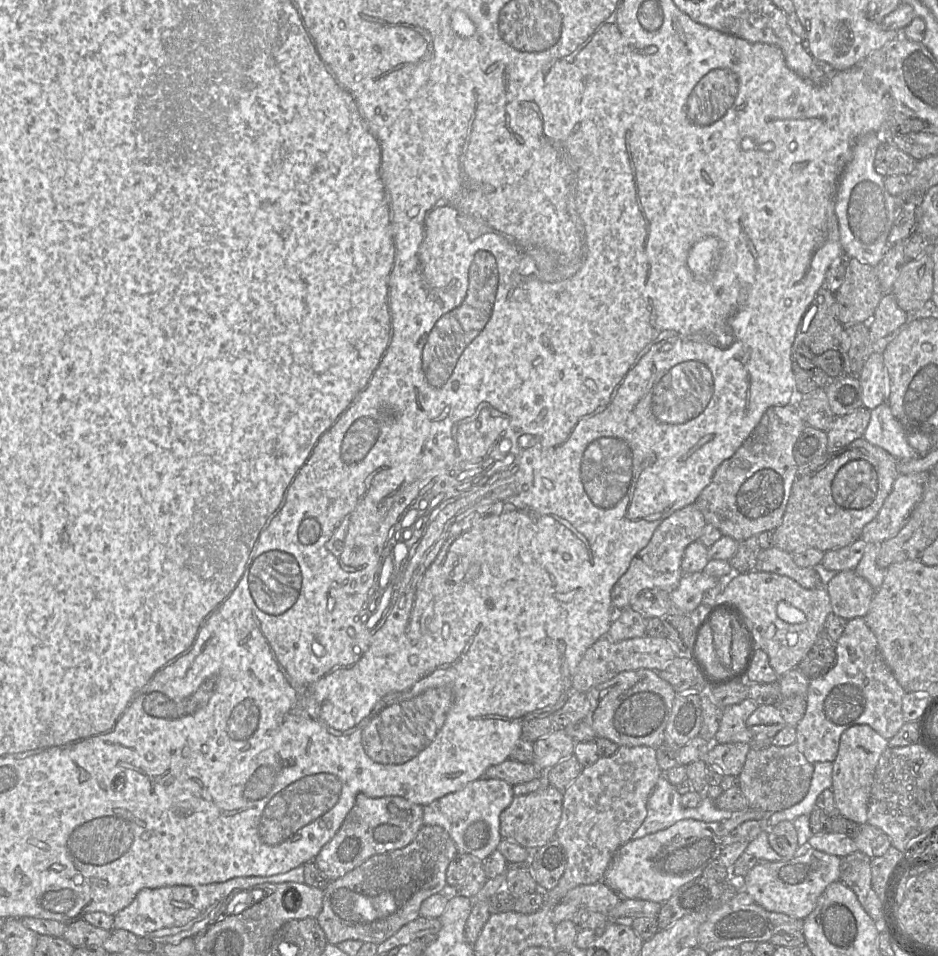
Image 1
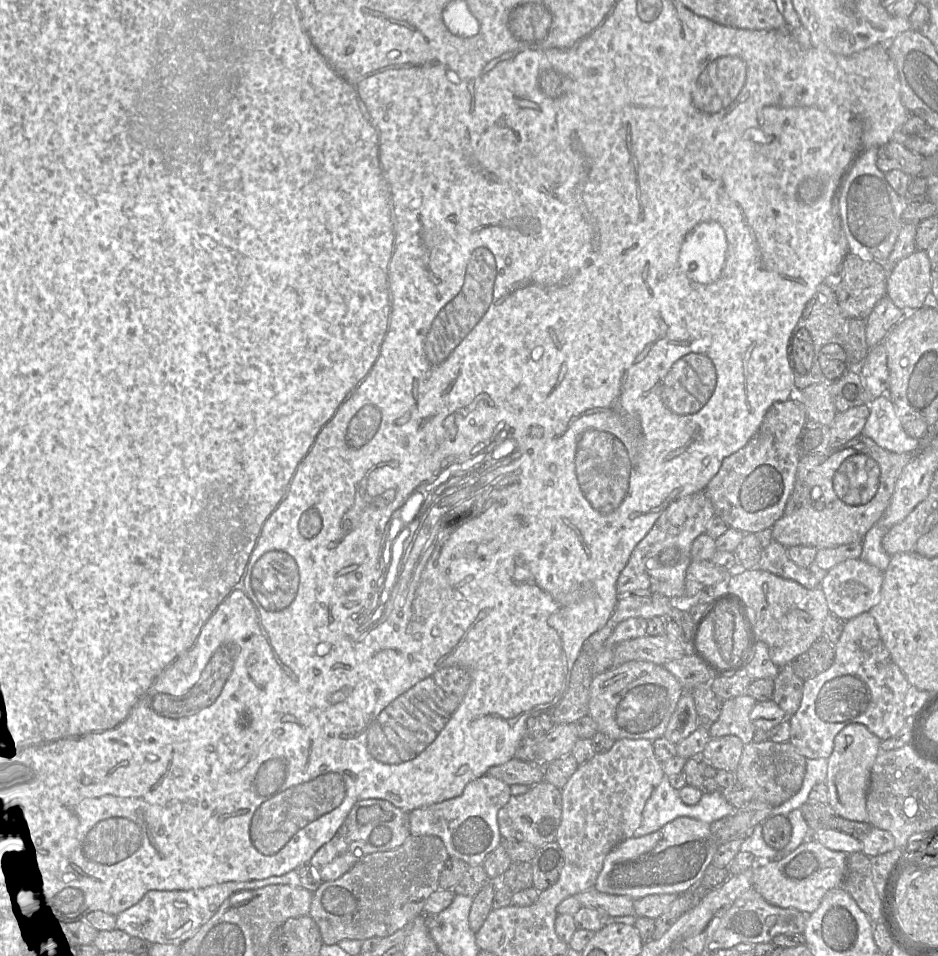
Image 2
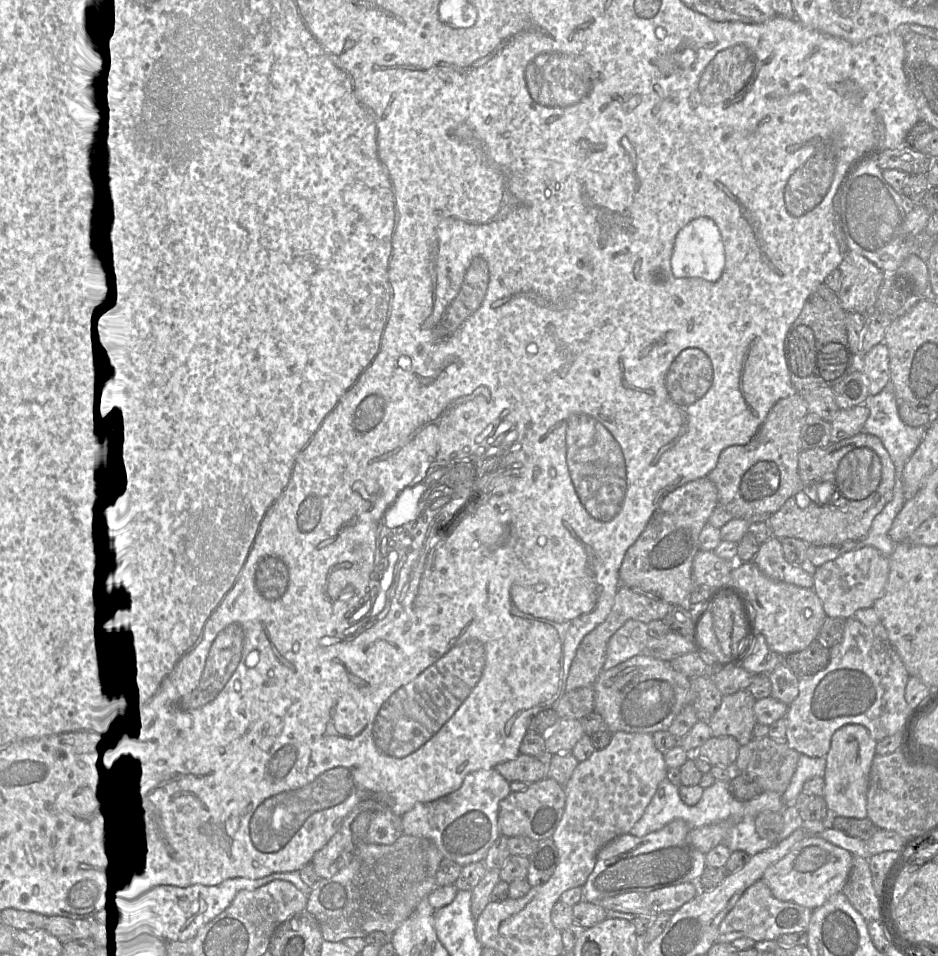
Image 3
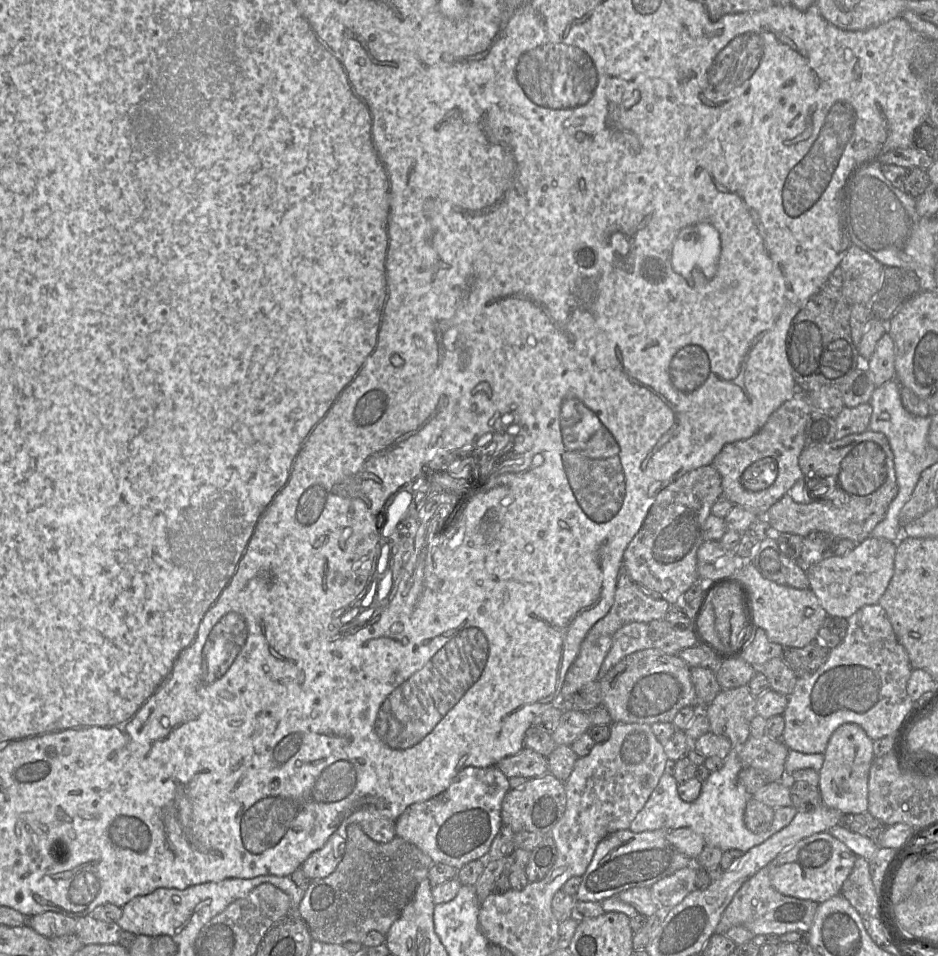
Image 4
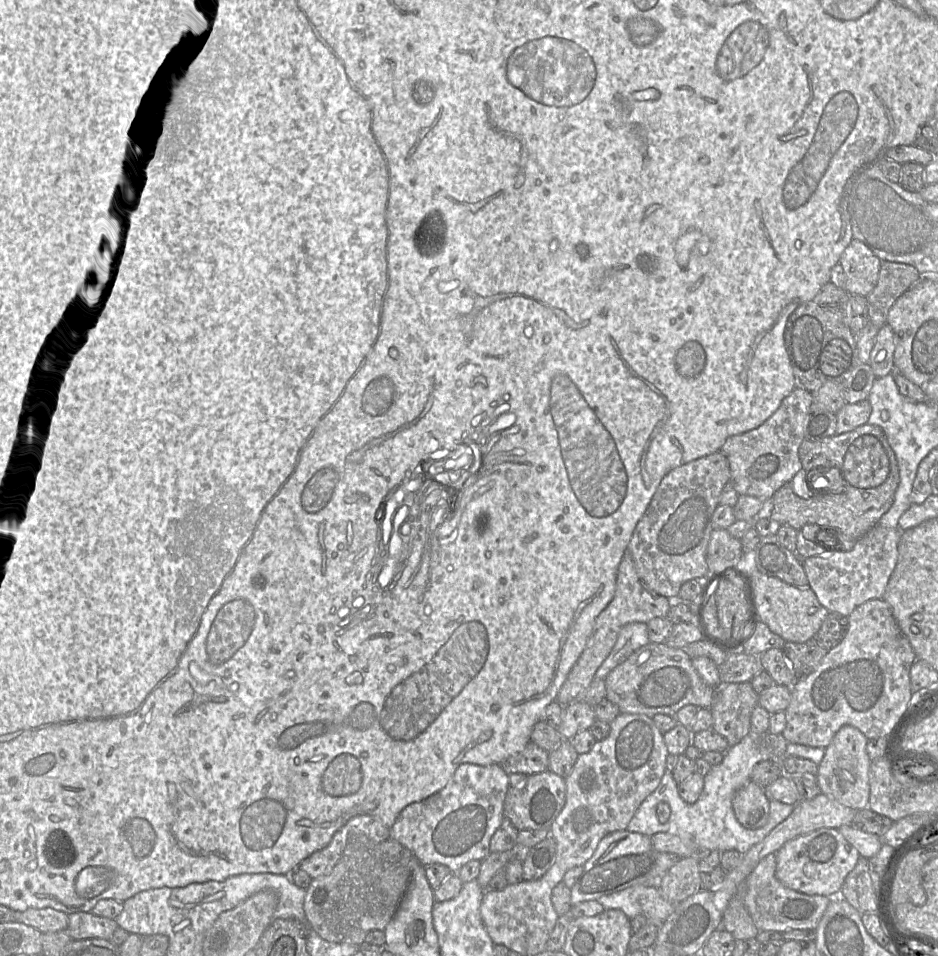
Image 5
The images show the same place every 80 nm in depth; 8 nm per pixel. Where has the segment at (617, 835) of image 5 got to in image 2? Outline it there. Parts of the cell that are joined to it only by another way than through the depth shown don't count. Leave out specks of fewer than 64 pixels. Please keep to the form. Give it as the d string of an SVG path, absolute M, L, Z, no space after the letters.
M678 817L649 835L622 841L606 856L594 889L606 894L625 895L633 900L648 895L685 892L701 881L720 846L710 831L710 824Z

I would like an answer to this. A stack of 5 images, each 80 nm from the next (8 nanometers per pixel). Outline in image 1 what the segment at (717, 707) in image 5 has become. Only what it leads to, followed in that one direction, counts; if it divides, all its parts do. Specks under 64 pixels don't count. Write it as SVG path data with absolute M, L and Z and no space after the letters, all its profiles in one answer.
M746 698L742 702L727 706L722 710L719 729L713 743L751 743L752 732L747 727L747 719L759 705Z

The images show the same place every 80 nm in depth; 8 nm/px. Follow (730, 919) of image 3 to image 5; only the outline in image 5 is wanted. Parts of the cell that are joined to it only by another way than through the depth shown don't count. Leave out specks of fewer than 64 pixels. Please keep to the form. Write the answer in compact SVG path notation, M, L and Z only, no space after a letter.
M776 853L764 857L744 882L744 904L759 931L784 933L793 929L816 930L831 897L808 895L784 886L776 877Z

